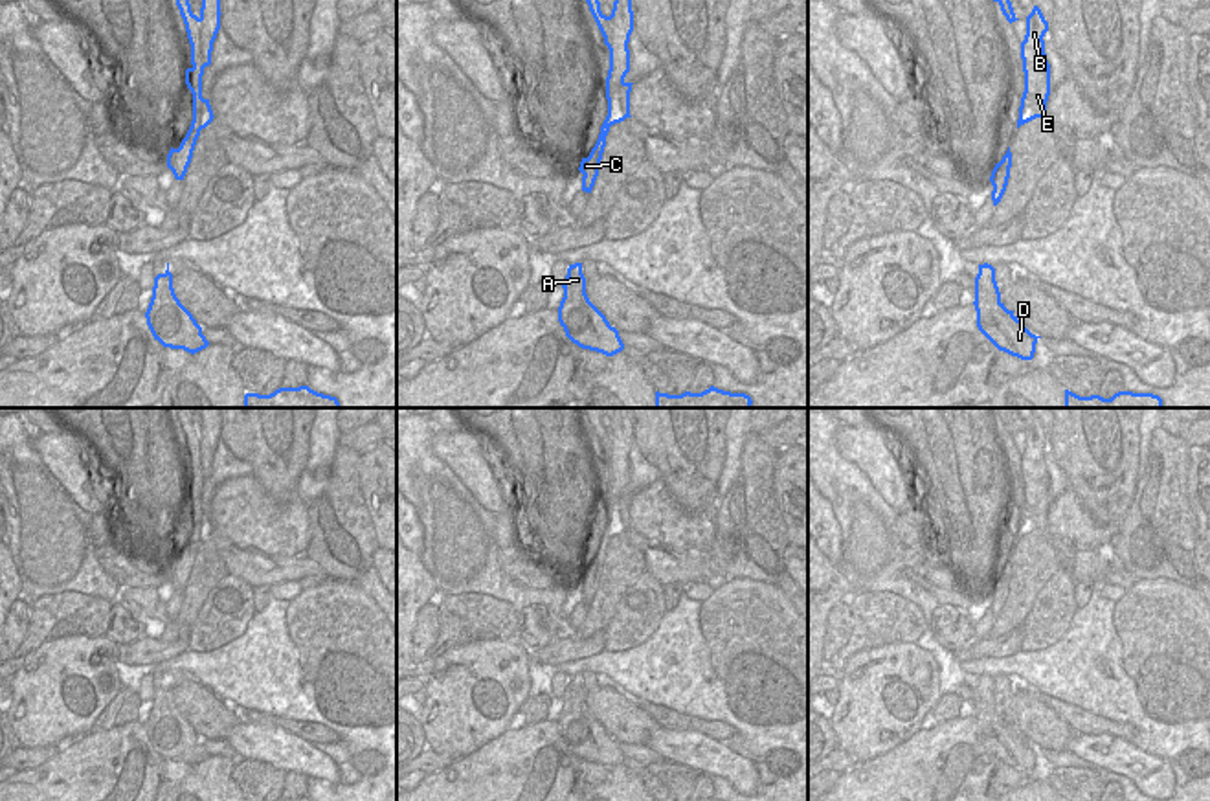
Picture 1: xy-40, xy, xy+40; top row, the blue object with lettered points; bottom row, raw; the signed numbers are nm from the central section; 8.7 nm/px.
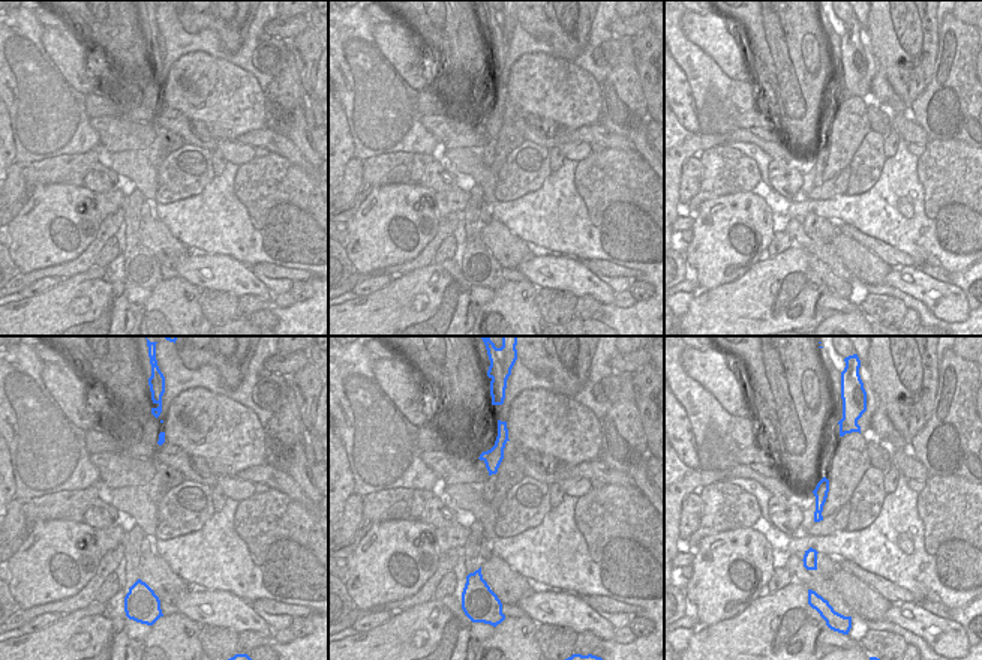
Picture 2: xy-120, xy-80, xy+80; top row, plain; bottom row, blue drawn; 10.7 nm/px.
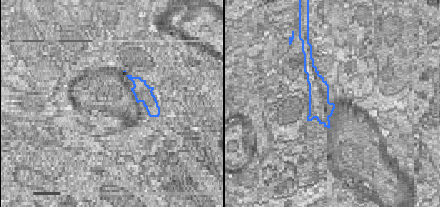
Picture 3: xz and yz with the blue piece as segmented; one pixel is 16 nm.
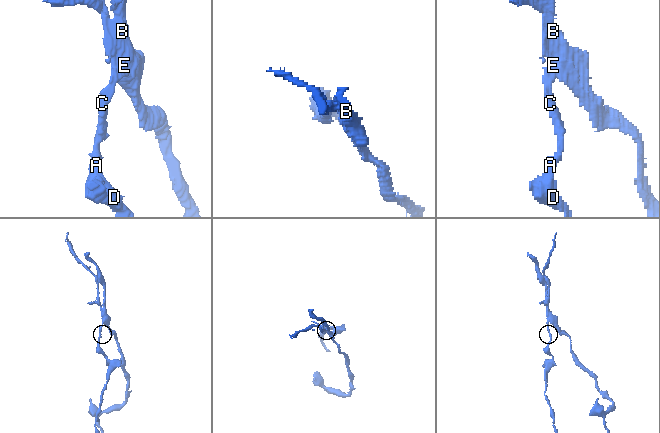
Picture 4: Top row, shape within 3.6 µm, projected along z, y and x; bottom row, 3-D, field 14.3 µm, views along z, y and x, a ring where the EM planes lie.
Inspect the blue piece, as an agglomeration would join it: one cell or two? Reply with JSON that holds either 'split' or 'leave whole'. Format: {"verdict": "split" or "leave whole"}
{"verdict": "split"}

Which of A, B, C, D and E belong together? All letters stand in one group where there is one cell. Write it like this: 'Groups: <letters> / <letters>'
Groups: A C D / B E.

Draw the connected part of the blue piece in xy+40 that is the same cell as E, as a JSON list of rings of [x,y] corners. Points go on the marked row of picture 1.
[[[1034,6],[1026,17],[1026,35],[1021,42],[1021,59],[1025,72],[1025,92],[1028,105],[1037,112],[1037,118],[1047,118],[1047,101],[1050,96],[1050,64],[1045,53],[1045,33],[1048,22],[1041,9]]]

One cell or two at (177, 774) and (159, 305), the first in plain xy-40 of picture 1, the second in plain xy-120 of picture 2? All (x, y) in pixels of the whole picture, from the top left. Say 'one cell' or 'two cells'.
two cells

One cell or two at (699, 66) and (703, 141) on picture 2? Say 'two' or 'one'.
two

